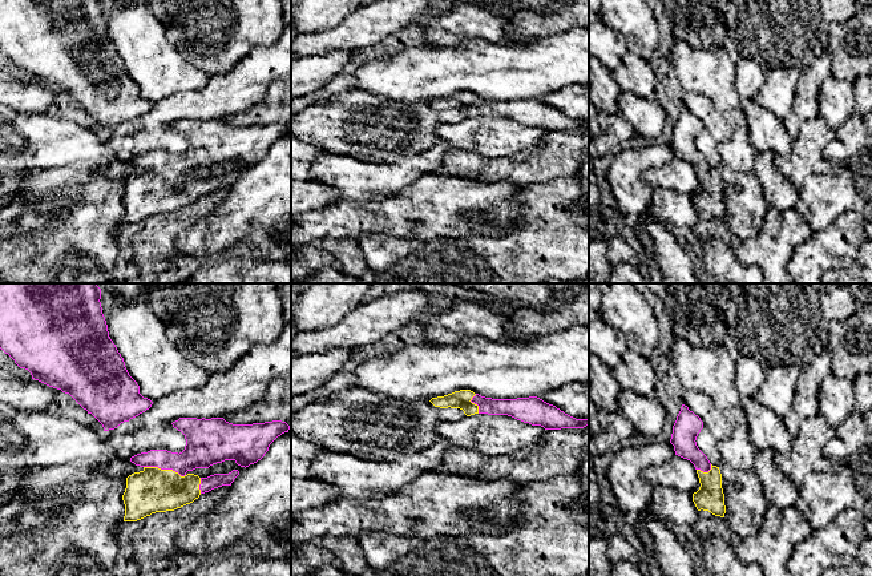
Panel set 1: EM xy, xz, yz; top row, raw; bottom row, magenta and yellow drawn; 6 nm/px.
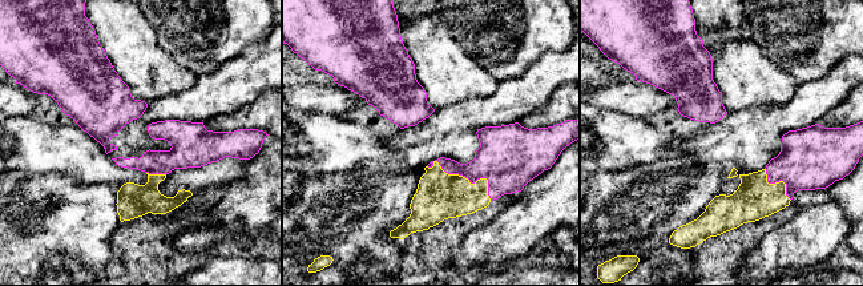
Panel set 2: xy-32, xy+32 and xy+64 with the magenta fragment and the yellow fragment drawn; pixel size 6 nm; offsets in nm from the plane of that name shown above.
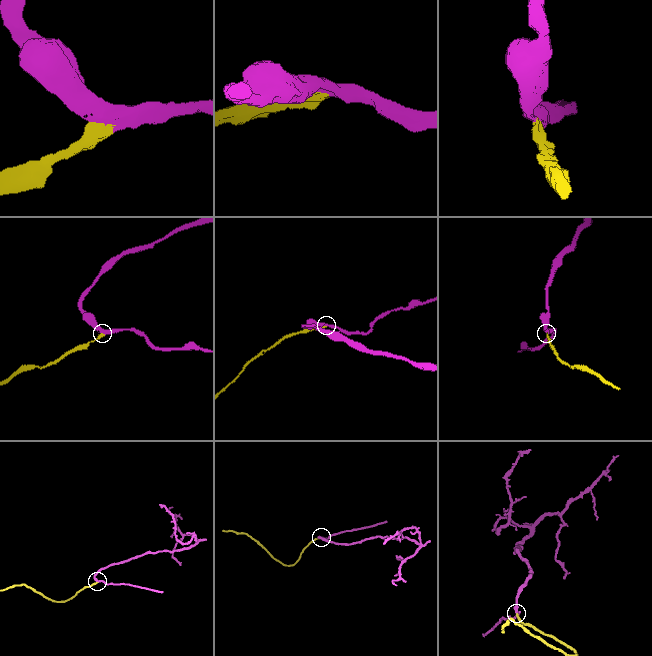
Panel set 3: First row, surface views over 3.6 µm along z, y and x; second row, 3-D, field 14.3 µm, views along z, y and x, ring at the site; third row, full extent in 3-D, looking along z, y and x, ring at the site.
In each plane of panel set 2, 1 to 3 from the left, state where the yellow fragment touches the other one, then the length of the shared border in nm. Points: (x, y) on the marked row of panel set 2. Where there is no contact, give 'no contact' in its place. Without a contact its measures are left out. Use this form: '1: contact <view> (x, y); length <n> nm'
1: contact xy-32 (156, 173); length 120 nm
2: contact xy+32 (466, 177); length 440 nm
3: contact xy+64 (778, 181); length 260 nm

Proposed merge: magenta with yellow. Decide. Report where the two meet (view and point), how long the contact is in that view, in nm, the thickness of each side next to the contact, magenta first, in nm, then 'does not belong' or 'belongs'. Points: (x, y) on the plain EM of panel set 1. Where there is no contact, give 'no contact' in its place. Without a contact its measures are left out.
xy (165, 170) | 260 nm | 200/280 nm | belongs

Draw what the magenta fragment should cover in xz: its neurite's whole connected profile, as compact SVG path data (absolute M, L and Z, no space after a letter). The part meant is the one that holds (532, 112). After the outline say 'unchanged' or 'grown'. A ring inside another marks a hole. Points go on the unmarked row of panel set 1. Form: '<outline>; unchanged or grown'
M460 92L432 100L429 104L440 110L460 110L467 118L475 116L508 117L532 128L541 128L545 132L584 130L589 128L589 121L576 121L537 98L492 101L471 92Z; grown

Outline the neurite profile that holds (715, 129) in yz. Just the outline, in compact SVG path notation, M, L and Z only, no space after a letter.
M691 90L685 92L681 102L703 124L703 130L695 142L698 150L712 168L719 169L720 157L718 154L718 145L731 136L726 118L716 110L711 100L703 94Z

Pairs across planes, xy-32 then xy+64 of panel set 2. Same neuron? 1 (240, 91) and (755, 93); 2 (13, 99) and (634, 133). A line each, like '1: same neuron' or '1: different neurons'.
1: different neurons
2: different neurons

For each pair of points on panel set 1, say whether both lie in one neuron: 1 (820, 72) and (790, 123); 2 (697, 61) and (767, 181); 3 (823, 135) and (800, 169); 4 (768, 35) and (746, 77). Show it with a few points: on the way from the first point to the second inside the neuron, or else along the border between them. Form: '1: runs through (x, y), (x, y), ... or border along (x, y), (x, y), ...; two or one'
1: runs through (810, 84), (806, 95), (806, 107), (802, 111); one
2: border along (755, 156), (754, 174), (763, 190); two
3: runs through (815, 143), (806, 152), (803, 161); one
4: border along (741, 55), (754, 59), (764, 69); two

